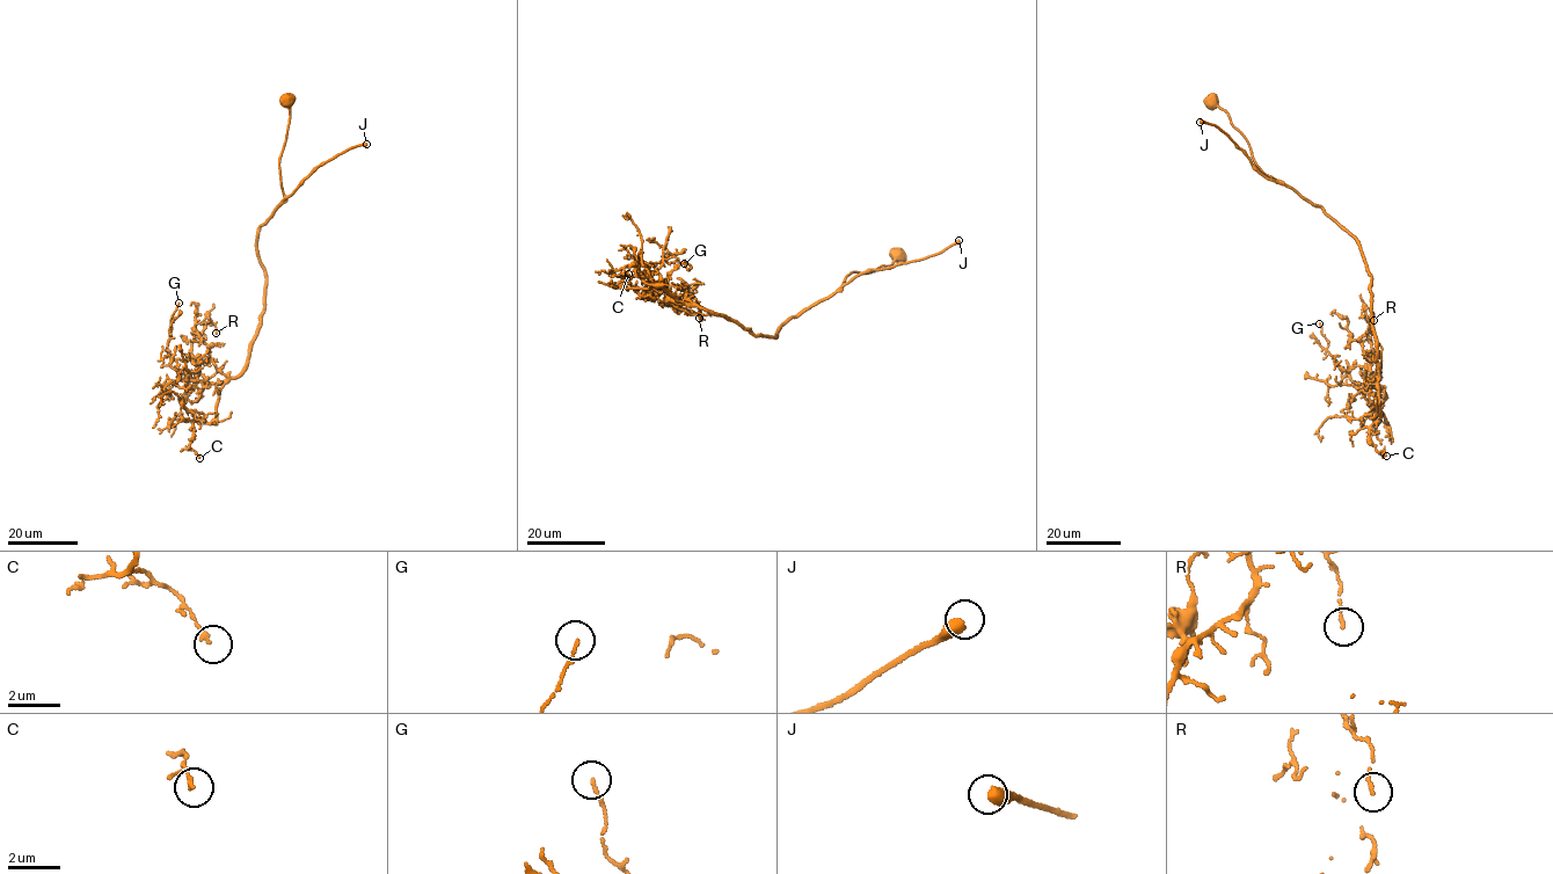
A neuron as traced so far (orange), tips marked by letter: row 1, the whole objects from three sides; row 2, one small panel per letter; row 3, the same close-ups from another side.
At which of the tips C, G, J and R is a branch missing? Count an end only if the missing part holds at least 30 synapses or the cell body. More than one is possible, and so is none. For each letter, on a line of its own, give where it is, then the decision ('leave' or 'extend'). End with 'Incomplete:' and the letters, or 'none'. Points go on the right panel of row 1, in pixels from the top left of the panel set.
C: place (1386, 456); leave
G: place (1319, 323); leave
J: place (1200, 122); extend
R: place (1373, 320); leave
Incomplete: J

